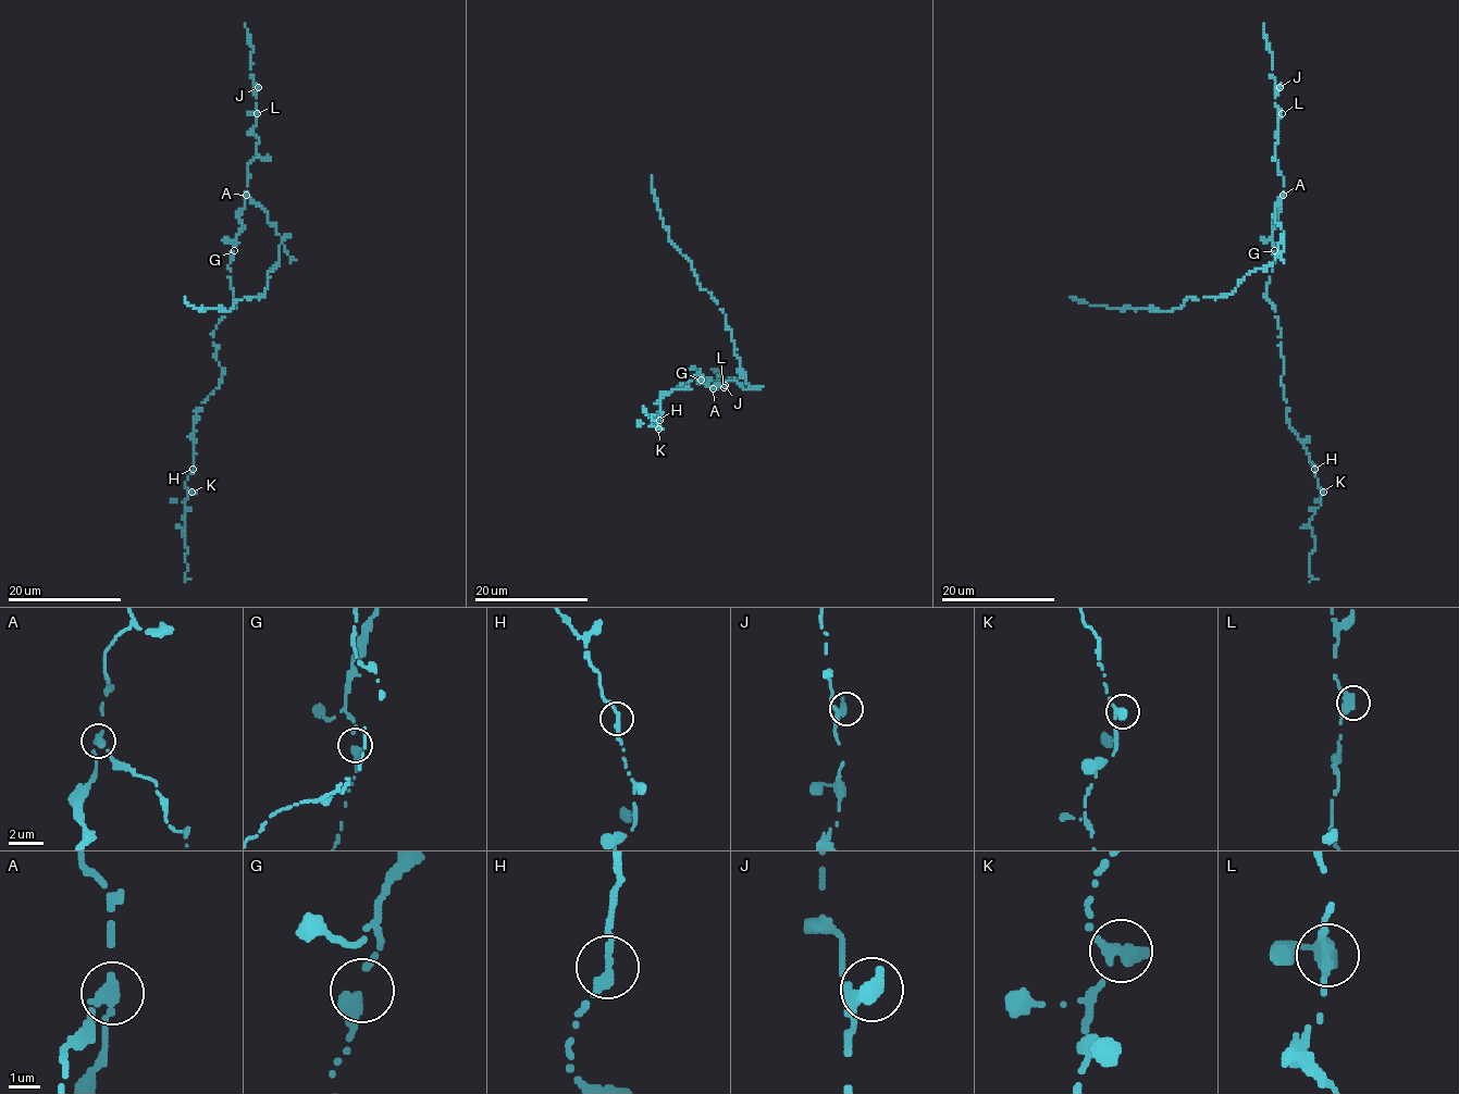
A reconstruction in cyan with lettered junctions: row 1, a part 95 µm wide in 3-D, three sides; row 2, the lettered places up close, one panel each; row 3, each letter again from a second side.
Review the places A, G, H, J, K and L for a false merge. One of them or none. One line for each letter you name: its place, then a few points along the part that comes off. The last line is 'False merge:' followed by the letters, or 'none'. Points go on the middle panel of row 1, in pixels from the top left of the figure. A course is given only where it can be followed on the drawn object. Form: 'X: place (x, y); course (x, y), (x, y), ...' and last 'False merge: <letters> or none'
A: place (713, 388); course (712, 388), (732, 380), (751, 387), (724, 311), (700, 287), (695, 270), (669, 239), (651, 176)
False merge: A

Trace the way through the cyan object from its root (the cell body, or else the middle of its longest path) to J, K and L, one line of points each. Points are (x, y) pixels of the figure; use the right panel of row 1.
J: (1274, 250), (1272, 227), (1283, 198), (1283, 176), (1274, 160), (1278, 116), (1276, 96), (1280, 87)
K: (1274, 250), (1265, 296), (1280, 327), (1286, 420), (1305, 444), (1314, 467), (1317, 485), (1323, 492)
L: (1274, 250), (1272, 227), (1283, 198), (1283, 176), (1274, 160), (1277, 119), (1282, 114)

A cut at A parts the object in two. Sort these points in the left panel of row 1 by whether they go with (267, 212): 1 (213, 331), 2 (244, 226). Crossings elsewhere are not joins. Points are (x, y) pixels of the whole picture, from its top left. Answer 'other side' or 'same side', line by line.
1: other side
2: other side

